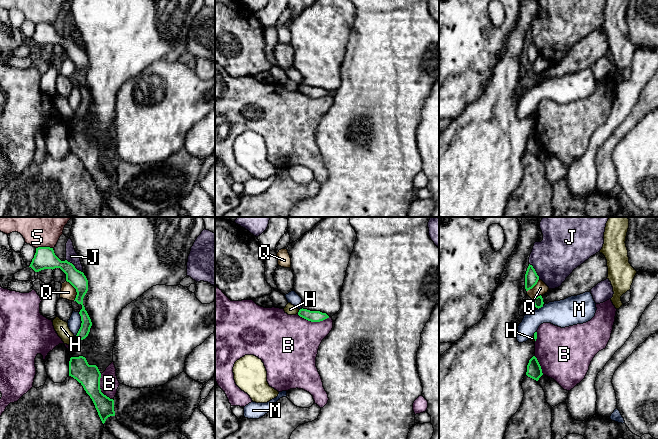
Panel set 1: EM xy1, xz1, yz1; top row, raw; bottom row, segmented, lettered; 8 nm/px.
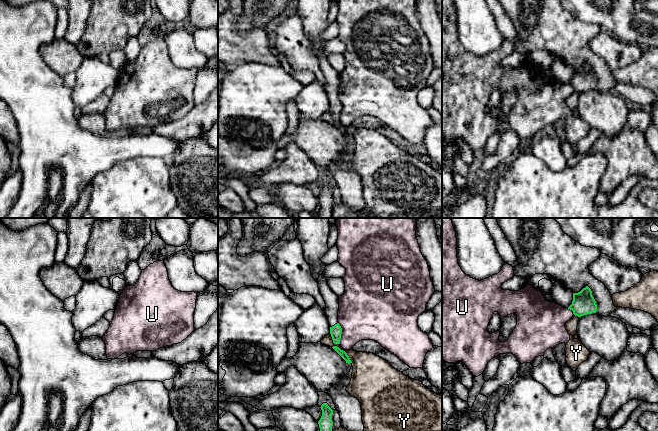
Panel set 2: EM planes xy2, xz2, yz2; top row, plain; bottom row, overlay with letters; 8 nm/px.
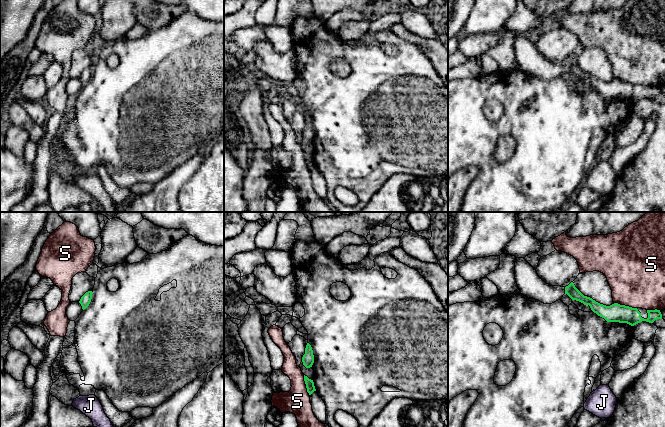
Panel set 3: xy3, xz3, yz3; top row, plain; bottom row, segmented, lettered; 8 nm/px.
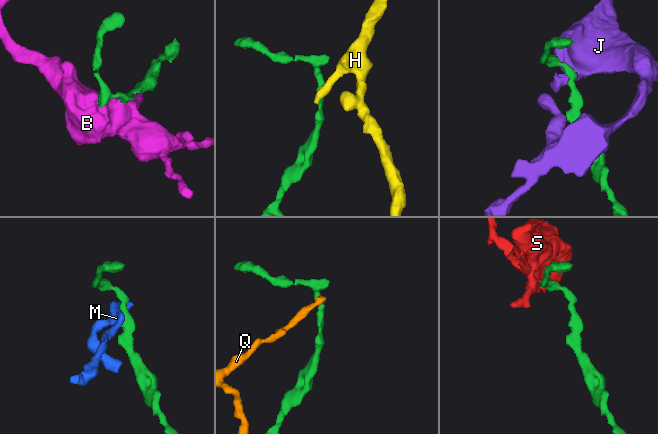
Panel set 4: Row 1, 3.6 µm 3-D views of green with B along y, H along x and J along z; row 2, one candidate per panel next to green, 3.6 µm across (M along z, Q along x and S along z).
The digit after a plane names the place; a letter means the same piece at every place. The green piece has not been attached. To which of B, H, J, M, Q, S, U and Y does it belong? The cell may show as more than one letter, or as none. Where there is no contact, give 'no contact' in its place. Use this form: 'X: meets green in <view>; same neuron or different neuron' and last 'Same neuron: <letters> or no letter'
B: meets green in xz1; different neuron
H: meets green in xy1; different neuron
J: meets green in xy1; different neuron
M: meets green in xy1; different neuron
Q: meets green in xy1; different neuron
S: meets green in yz3; different neuron
U: meets green in xz2; different neuron
Y: meets green in xz2; different neuron
Same neuron: no letter

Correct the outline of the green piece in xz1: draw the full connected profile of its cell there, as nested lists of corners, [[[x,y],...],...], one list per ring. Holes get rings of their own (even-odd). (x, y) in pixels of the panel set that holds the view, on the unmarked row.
[[[303,84],[299,86],[298,91],[311,98],[320,98],[329,94],[326,89],[322,89],[320,87],[310,87]]]

